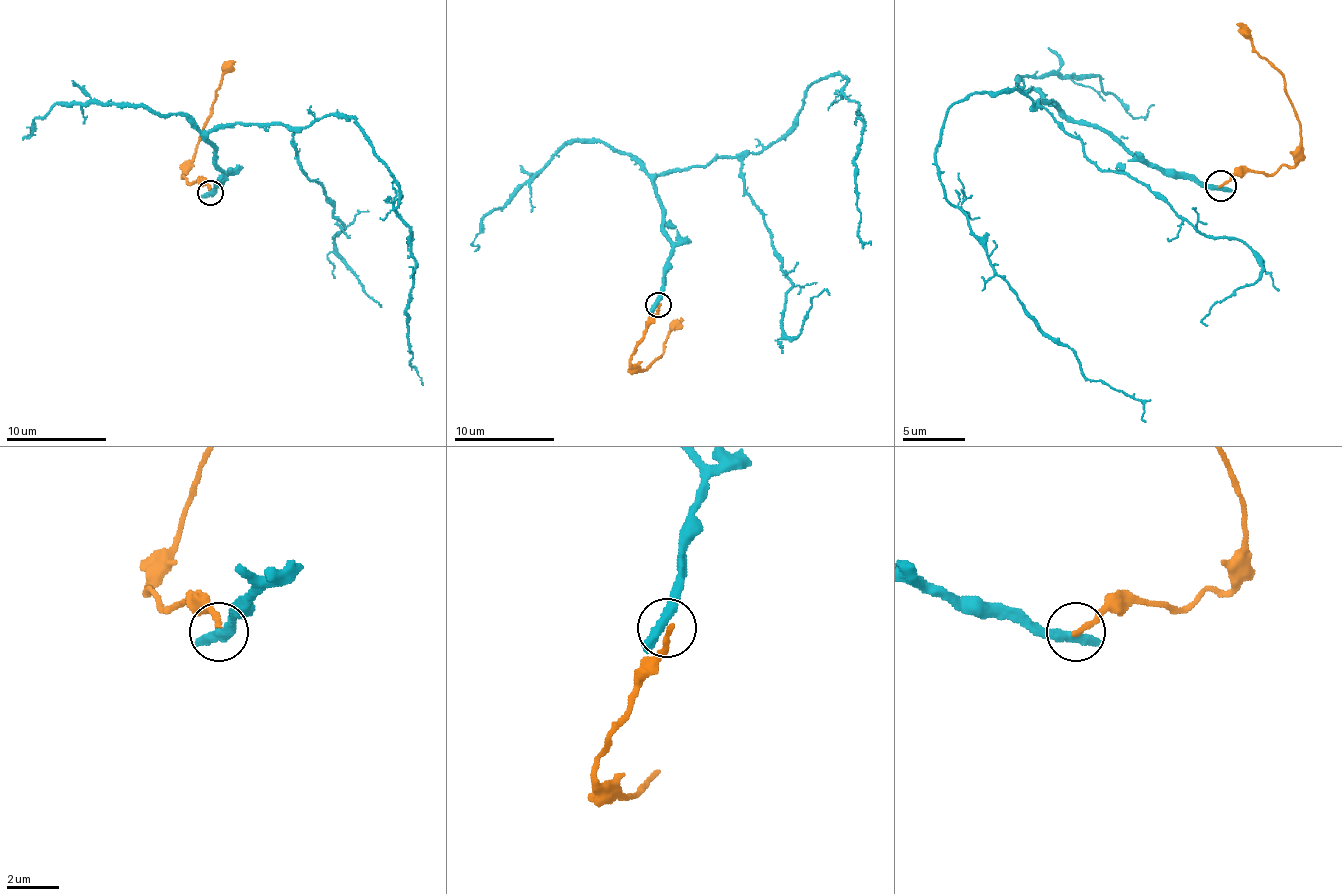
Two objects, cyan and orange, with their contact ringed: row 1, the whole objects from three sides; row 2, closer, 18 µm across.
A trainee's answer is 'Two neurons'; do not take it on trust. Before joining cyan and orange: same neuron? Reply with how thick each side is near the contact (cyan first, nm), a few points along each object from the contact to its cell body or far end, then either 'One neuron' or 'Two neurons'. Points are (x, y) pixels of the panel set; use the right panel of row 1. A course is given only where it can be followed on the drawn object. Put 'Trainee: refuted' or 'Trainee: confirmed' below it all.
Thickness 480 nm (cyan) against 240 nm. Course of cyan: (1219, 186), (1167, 177), (1024, 93), (968, 93), (940, 136), (943, 195), (993, 270), (1145, 422). Course of orange: (1219, 186), (1247, 171), (1275, 174), (1294, 161), (1300, 121), (1284, 78), (1253, 47), (1250, 34), (1238, 22). Two neurons
Trainee: confirmed

